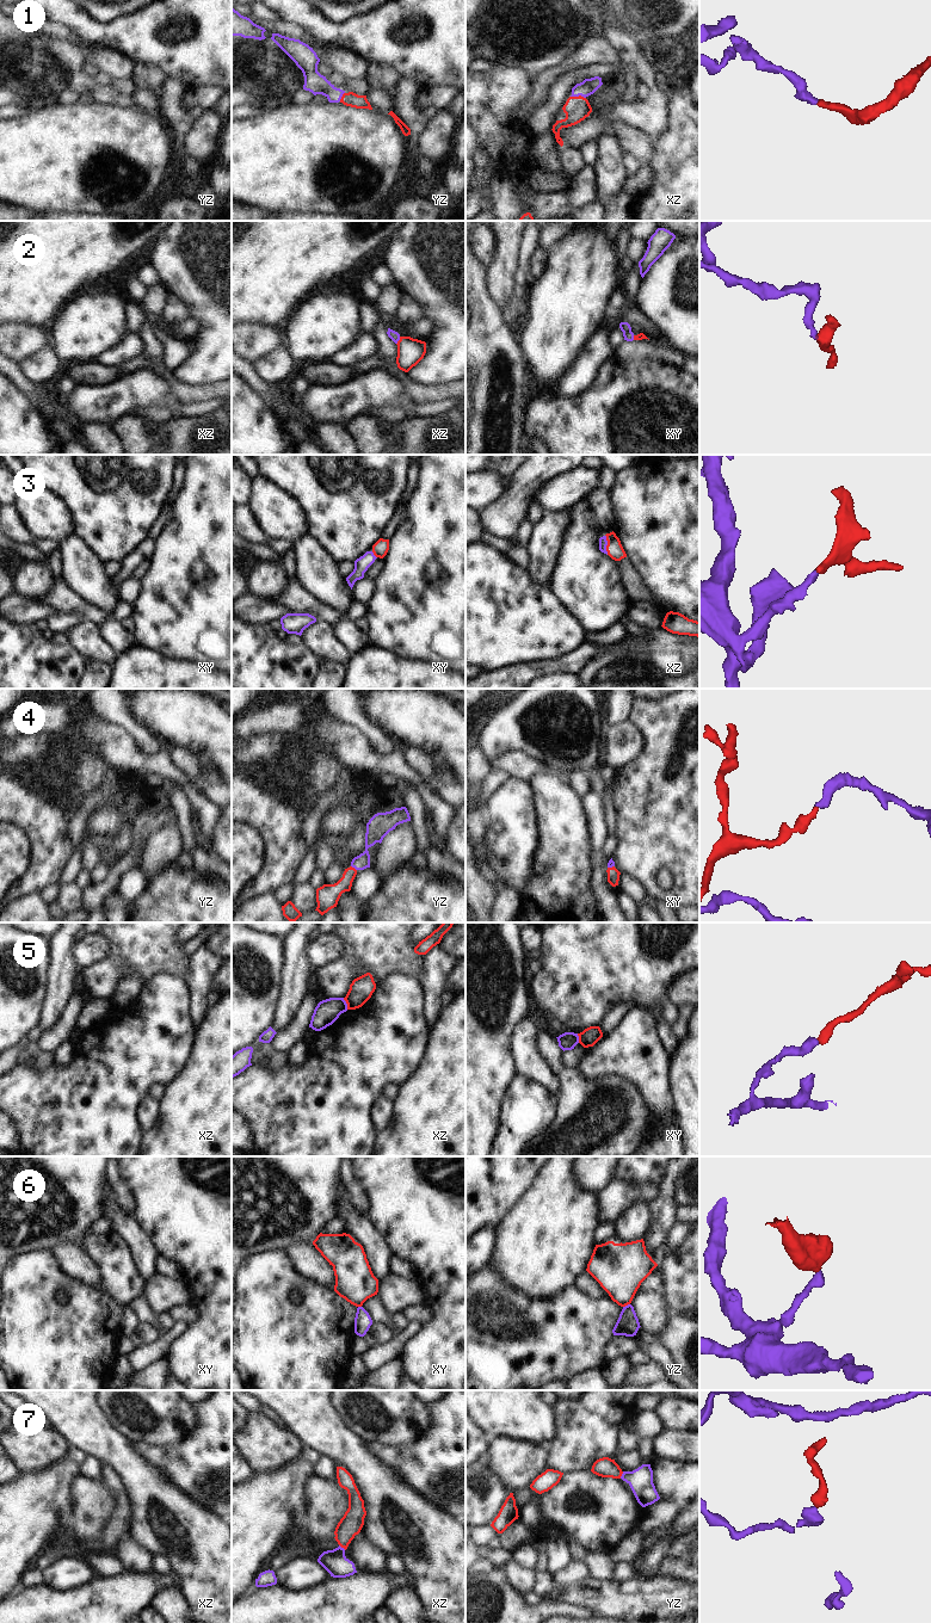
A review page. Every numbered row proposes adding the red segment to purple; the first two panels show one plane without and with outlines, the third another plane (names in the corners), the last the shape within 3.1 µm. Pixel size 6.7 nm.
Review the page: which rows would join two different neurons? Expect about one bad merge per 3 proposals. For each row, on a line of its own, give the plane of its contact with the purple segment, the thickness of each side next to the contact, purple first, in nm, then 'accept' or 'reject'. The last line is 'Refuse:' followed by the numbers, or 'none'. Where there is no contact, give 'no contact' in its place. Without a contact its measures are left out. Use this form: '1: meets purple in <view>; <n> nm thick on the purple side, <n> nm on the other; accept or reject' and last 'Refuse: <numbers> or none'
1: meets purple in xz; 110 nm thick on the purple side, 170 nm on the other; accept
2: meets purple in xz; 70 nm thick on the purple side, 180 nm on the other; accept
3: meets purple in xz; 60 nm thick on the purple side, 110 nm on the other; accept
4: meets purple in yz; 110 nm thick on the purple side, 140 nm on the other; accept
5: meets purple in xz; 160 nm thick on the purple side, 160 nm on the other; reject
6: meets purple in yz; 150 nm thick on the purple side, 340 nm on the other; reject
7: meets purple in yz; 160 nm thick on the purple side, 140 nm on the other; accept
Refuse: 5, 6

